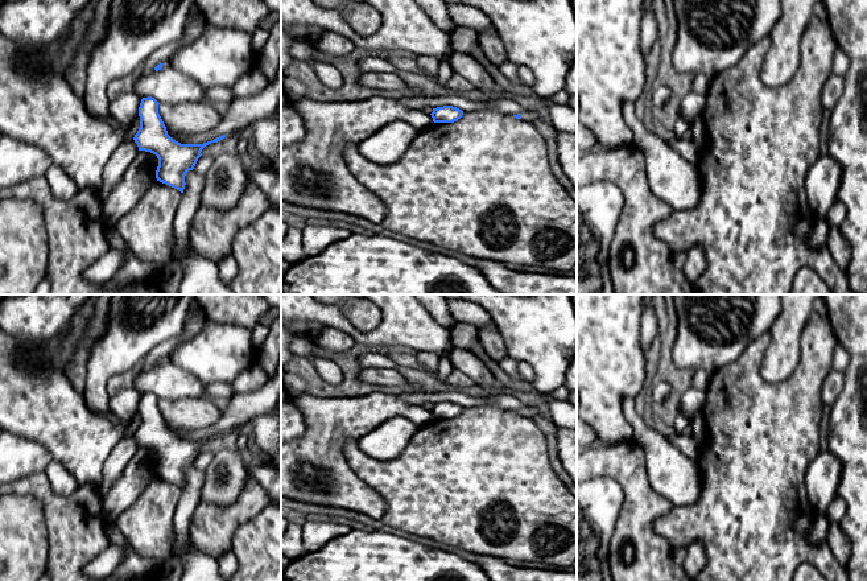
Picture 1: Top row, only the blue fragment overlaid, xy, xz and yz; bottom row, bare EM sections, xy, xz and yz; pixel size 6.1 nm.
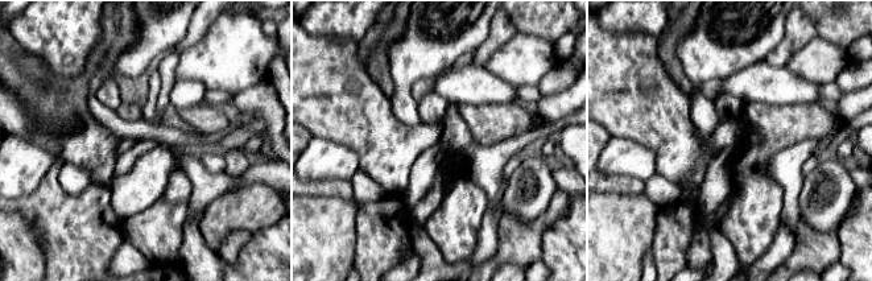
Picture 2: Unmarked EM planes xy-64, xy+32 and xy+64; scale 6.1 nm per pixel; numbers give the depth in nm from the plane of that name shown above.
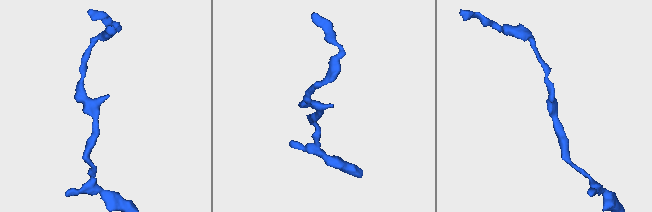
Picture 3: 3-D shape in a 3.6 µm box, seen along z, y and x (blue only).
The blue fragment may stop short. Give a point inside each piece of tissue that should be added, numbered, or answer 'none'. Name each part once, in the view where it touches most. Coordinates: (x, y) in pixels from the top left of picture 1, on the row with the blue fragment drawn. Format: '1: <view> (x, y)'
none

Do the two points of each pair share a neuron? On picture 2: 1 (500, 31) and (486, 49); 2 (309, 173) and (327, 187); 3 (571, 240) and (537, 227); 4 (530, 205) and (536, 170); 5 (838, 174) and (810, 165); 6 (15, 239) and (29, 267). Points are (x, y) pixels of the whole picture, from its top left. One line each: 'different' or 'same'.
1: same
2: different
3: different
4: same
5: different
6: same

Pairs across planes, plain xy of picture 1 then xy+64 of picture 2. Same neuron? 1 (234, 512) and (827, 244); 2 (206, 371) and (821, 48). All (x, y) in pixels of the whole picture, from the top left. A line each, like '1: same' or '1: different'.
1: same
2: same

